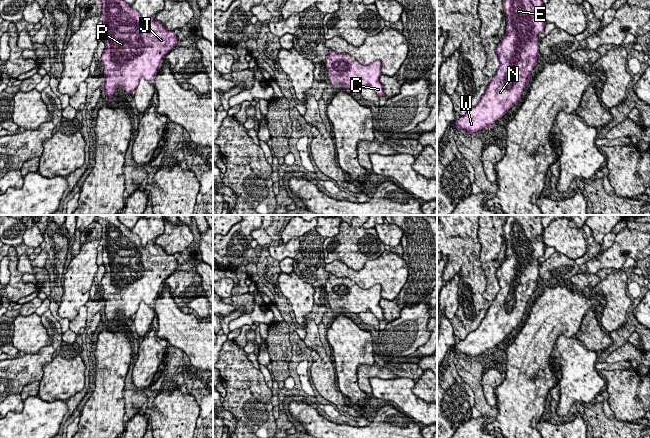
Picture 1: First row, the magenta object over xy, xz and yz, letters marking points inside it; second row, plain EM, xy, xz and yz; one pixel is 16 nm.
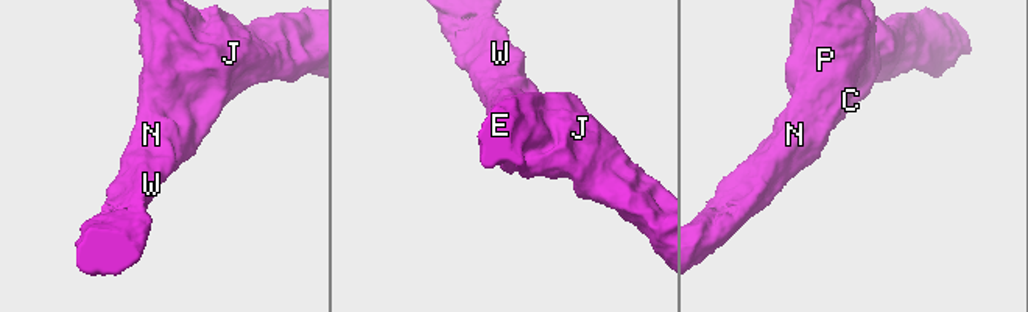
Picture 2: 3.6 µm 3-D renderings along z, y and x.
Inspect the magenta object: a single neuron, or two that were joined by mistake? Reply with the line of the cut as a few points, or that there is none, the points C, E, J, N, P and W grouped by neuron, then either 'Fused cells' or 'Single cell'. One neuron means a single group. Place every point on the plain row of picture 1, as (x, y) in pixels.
No split. Groups: C E J N P W. Single cell

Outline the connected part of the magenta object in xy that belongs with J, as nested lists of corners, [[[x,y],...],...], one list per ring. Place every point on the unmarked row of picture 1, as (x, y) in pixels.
[[[118,215],[97,216],[98,223],[102,227],[100,245],[103,247],[102,257],[103,266],[105,267],[105,274],[101,280],[104,289],[103,317],[106,317],[111,323],[114,322],[114,316],[118,311],[122,311],[128,318],[131,318],[137,312],[141,302],[152,306],[162,288],[163,282],[177,270],[178,261],[174,258],[174,255],[168,254],[154,241],[149,241],[145,247],[142,247],[140,237],[123,225],[119,221]]]

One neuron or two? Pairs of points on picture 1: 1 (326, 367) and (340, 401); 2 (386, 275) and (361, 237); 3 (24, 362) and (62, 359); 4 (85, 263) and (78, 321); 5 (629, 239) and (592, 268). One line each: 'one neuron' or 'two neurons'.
1: one neuron
2: two neurons
3: two neurons
4: two neurons
5: one neuron

